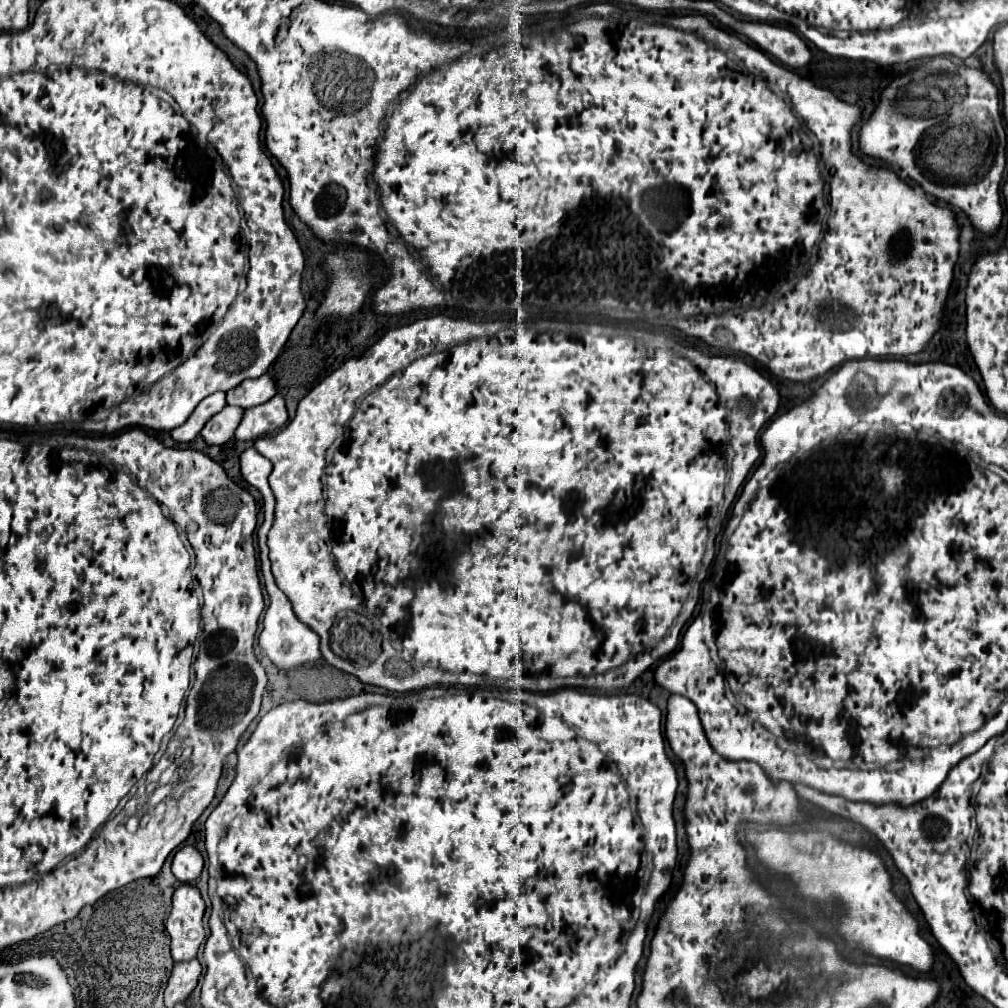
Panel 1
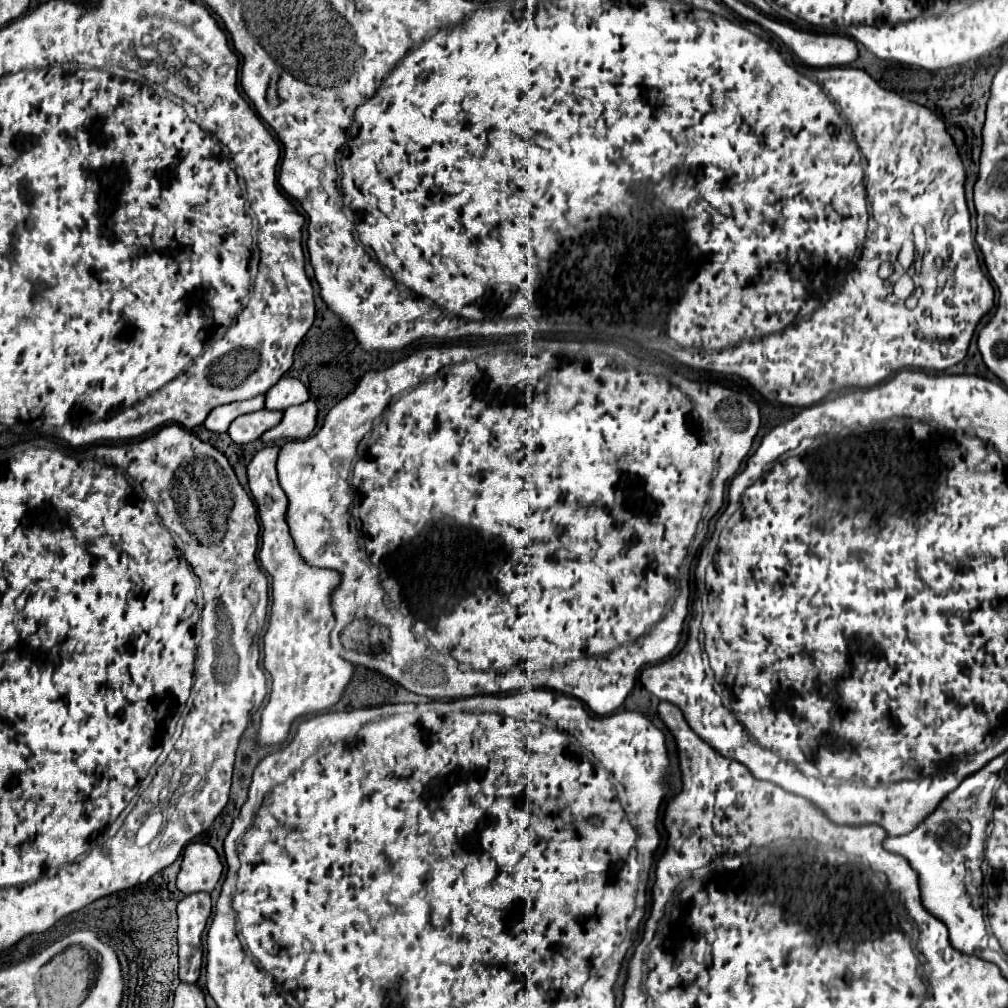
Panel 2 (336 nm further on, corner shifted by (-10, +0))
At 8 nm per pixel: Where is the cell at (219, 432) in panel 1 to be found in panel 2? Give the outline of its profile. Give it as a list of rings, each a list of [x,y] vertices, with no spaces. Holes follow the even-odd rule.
[[[263,408],[263,410],[235,418],[233,424],[229,426],[227,434],[237,444],[249,444],[249,442],[257,440],[265,430],[279,424],[281,418],[283,418],[283,412],[271,412],[271,410]]]

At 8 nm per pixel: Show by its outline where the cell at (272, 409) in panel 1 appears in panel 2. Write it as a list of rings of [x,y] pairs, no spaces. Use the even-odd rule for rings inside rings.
[[[307,400],[299,406],[291,406],[283,412],[283,420],[267,430],[261,440],[263,442],[275,442],[279,438],[307,438],[311,434],[311,430],[315,428],[315,420],[317,420],[317,406],[313,400]]]

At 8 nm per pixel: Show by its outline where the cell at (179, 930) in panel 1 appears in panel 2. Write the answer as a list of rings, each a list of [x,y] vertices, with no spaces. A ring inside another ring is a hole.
[[[195,892],[185,896],[177,904],[179,928],[179,978],[181,982],[193,984],[199,978],[199,970],[203,964],[201,950],[201,934],[205,930],[207,918],[211,916],[211,896],[207,892]]]

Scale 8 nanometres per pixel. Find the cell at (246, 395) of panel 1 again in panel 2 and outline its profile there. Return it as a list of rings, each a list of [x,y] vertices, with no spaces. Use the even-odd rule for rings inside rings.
[[[283,376],[279,384],[275,384],[271,392],[267,392],[265,408],[267,410],[285,410],[289,406],[307,402],[307,398],[309,398],[309,392],[301,380]]]

